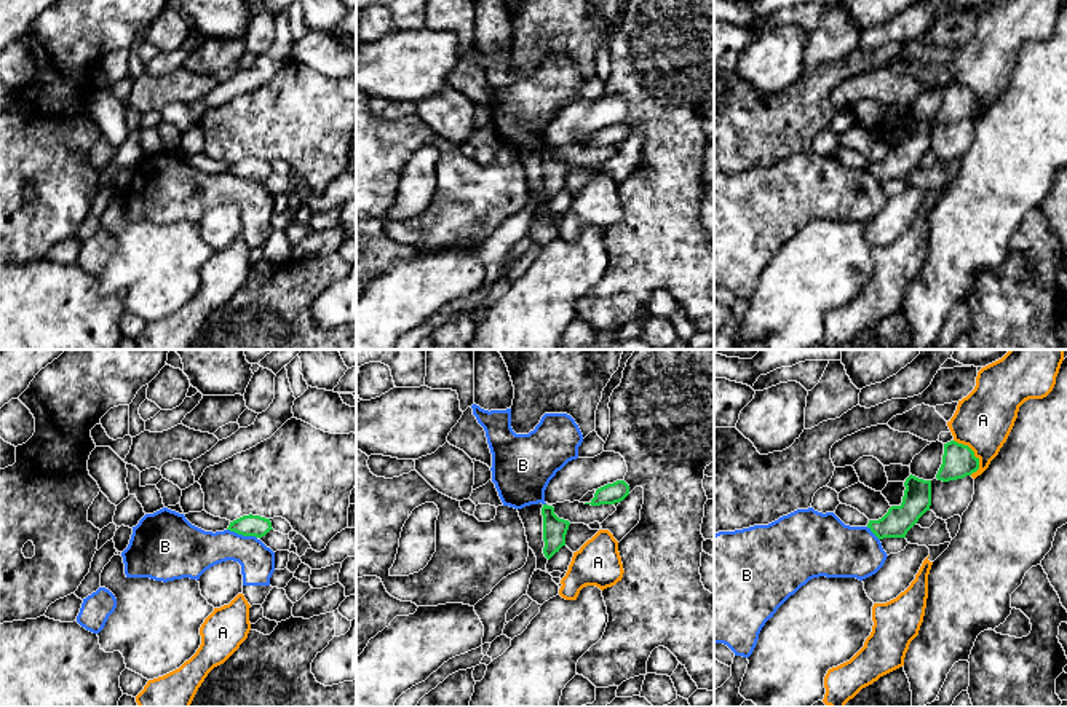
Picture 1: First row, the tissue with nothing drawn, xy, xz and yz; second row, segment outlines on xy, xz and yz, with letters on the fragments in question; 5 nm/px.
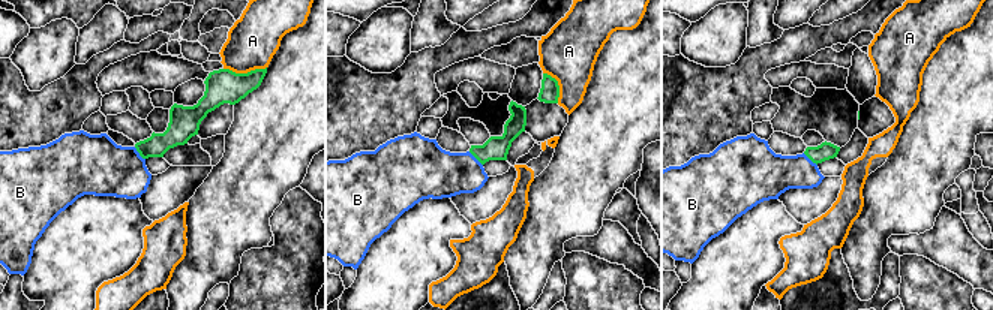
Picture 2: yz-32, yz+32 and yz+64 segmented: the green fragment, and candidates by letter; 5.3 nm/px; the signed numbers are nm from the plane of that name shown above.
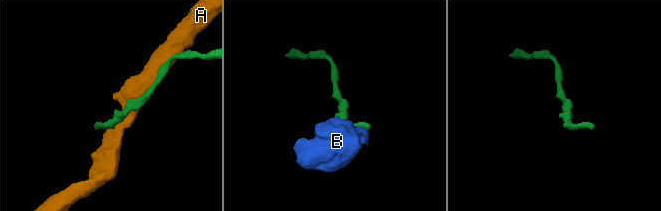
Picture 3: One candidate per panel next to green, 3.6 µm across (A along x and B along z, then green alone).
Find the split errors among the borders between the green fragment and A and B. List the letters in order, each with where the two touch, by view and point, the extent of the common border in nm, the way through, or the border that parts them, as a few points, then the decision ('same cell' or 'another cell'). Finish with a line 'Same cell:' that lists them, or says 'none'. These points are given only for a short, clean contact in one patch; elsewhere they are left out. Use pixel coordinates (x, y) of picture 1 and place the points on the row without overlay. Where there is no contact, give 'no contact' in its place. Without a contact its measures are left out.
A: yz (973, 96) | 200 nm | another cell
B: xy (241, 176) | 160 nm | along xy (227, 171), (256, 181) | another cell
Same cell: none

